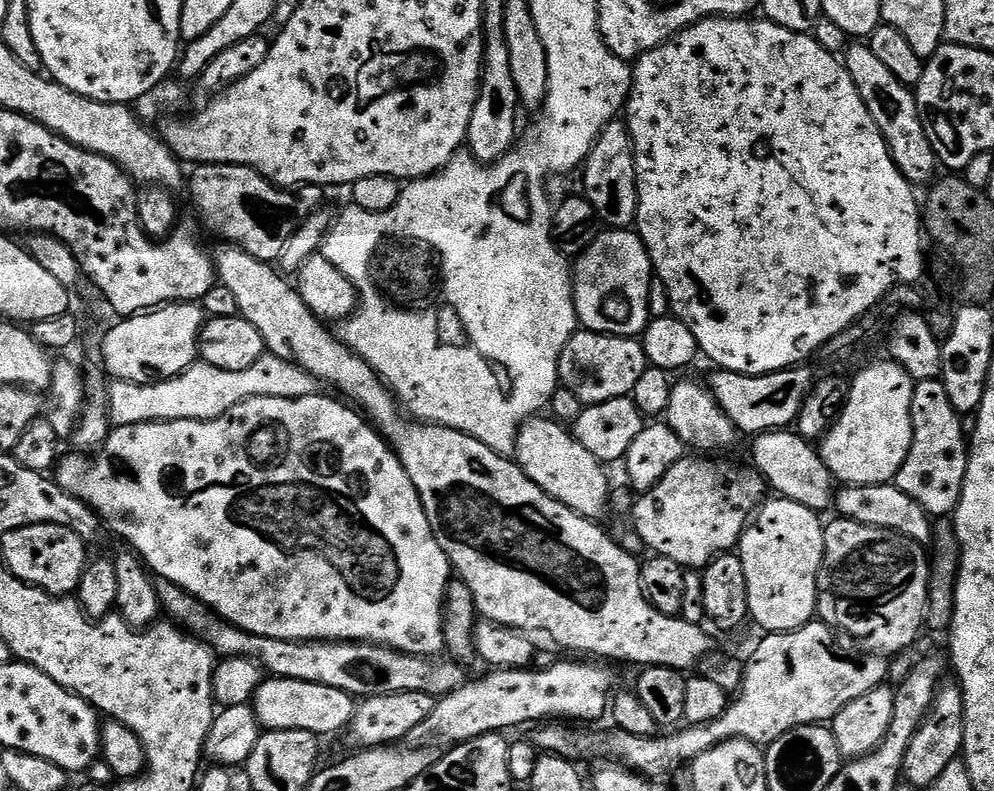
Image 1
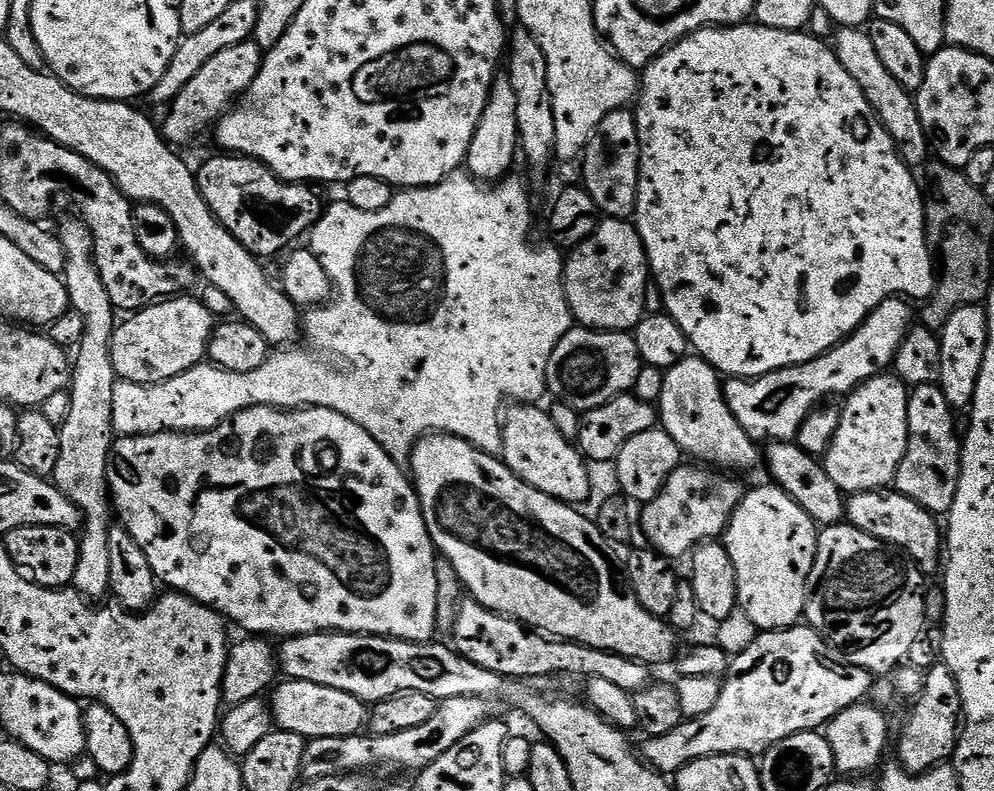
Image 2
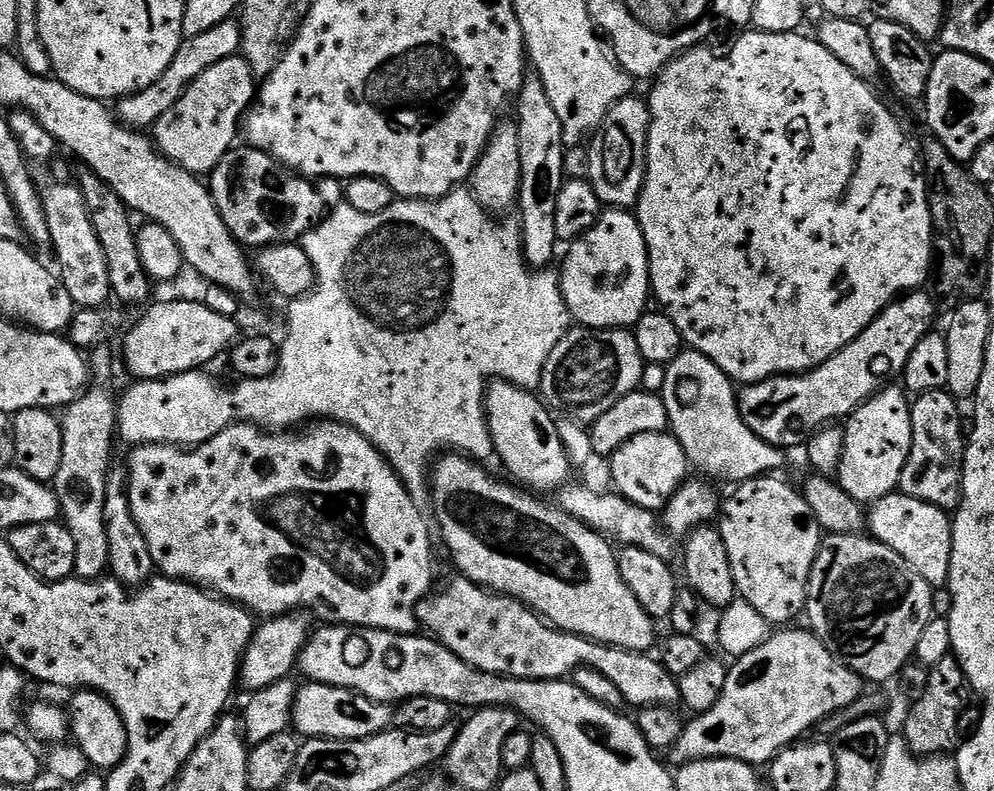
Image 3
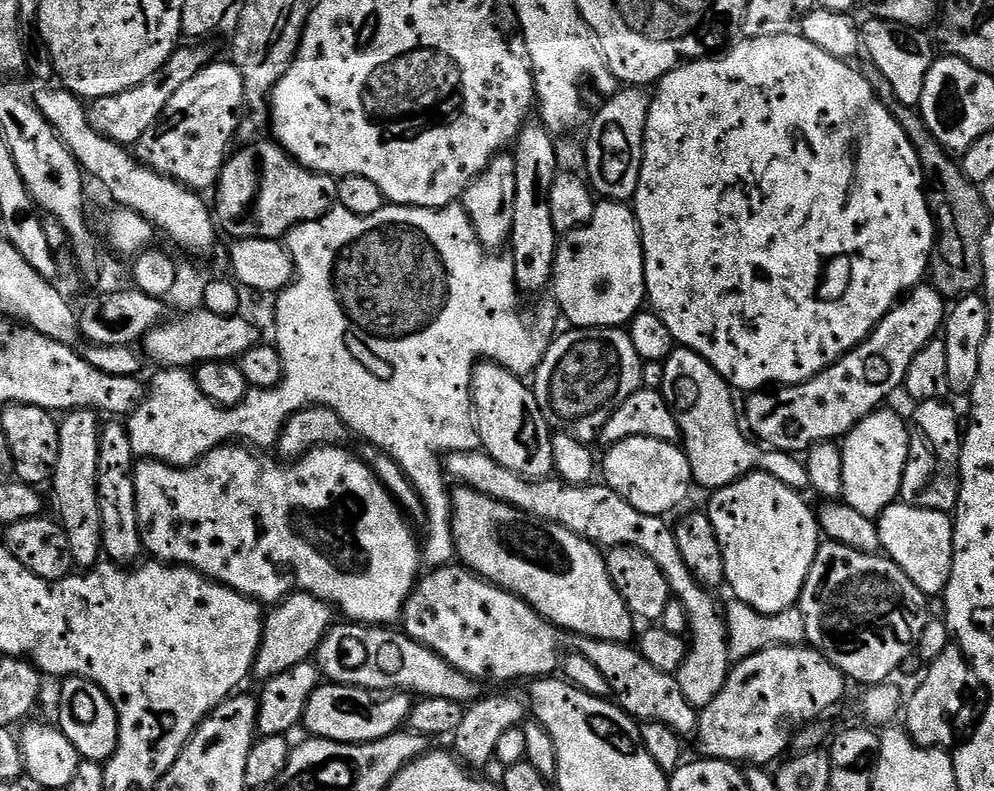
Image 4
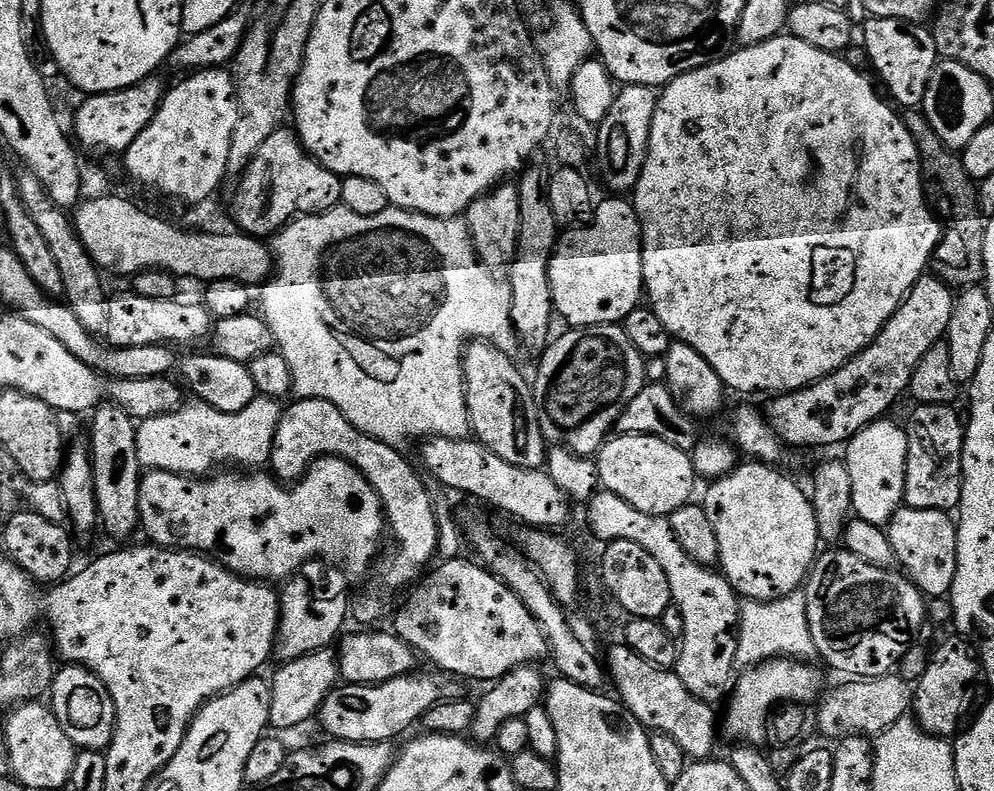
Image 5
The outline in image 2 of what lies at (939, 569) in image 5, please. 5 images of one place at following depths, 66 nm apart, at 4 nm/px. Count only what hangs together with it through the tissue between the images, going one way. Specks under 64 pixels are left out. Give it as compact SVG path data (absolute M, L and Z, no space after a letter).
M898 491L851 493L846 500L846 520L858 530L878 538L883 544L890 544L907 554L925 574L931 574L939 560L941 563L942 528L936 525L937 517Z

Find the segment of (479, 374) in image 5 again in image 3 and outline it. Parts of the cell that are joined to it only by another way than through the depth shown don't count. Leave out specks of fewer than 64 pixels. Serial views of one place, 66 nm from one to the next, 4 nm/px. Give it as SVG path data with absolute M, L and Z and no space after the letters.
M493 379L486 389L484 412L488 415L488 429L496 447L496 456L513 476L511 479L521 480L516 481L521 485L529 484L524 485L529 489L559 490L569 483L568 475L574 472L562 446L562 438L558 438L556 420L547 410L545 401L539 395L505 380Z

